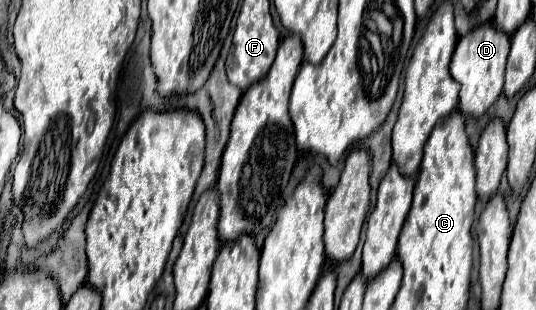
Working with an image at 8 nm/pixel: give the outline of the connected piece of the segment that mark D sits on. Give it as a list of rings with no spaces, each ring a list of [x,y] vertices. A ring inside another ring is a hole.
[[[483,24],[481,28],[475,28],[467,36],[459,38],[459,44],[451,60],[451,74],[461,84],[459,92],[461,114],[469,118],[481,118],[499,98],[499,94],[503,92],[507,54],[509,54],[509,36],[497,30],[495,24]]]

